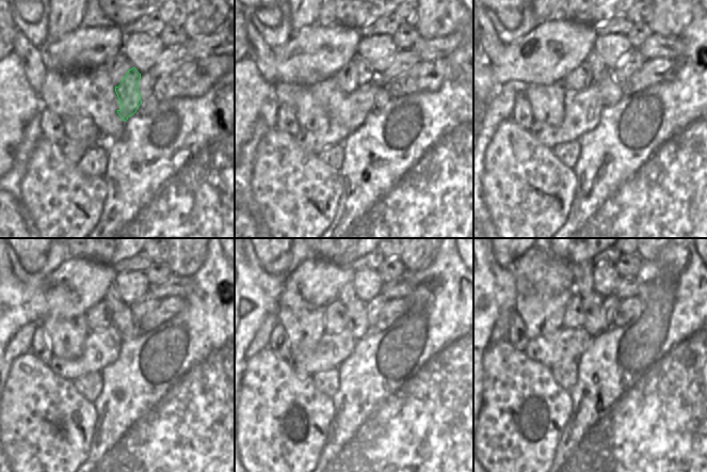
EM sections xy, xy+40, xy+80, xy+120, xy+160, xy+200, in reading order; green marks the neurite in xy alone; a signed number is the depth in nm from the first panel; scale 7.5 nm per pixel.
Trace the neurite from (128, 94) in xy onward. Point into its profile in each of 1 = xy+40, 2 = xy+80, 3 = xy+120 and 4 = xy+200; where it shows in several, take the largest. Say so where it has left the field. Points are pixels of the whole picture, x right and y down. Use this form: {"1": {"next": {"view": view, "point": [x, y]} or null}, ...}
{"1": {"next": {"view": "xy+40", "point": [367, 78]}}, "2": {"next": {"view": "xy+80", "point": [599, 69]}}, "3": {"next": {"view": "xy+120", "point": [112, 297]}}, "4": {"next": {"view": "xy+200", "point": [582, 272]}}}

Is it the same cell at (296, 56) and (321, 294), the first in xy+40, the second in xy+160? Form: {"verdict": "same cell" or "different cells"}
{"verdict": "same cell"}

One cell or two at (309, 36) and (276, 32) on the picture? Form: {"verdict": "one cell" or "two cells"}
{"verdict": "two cells"}

